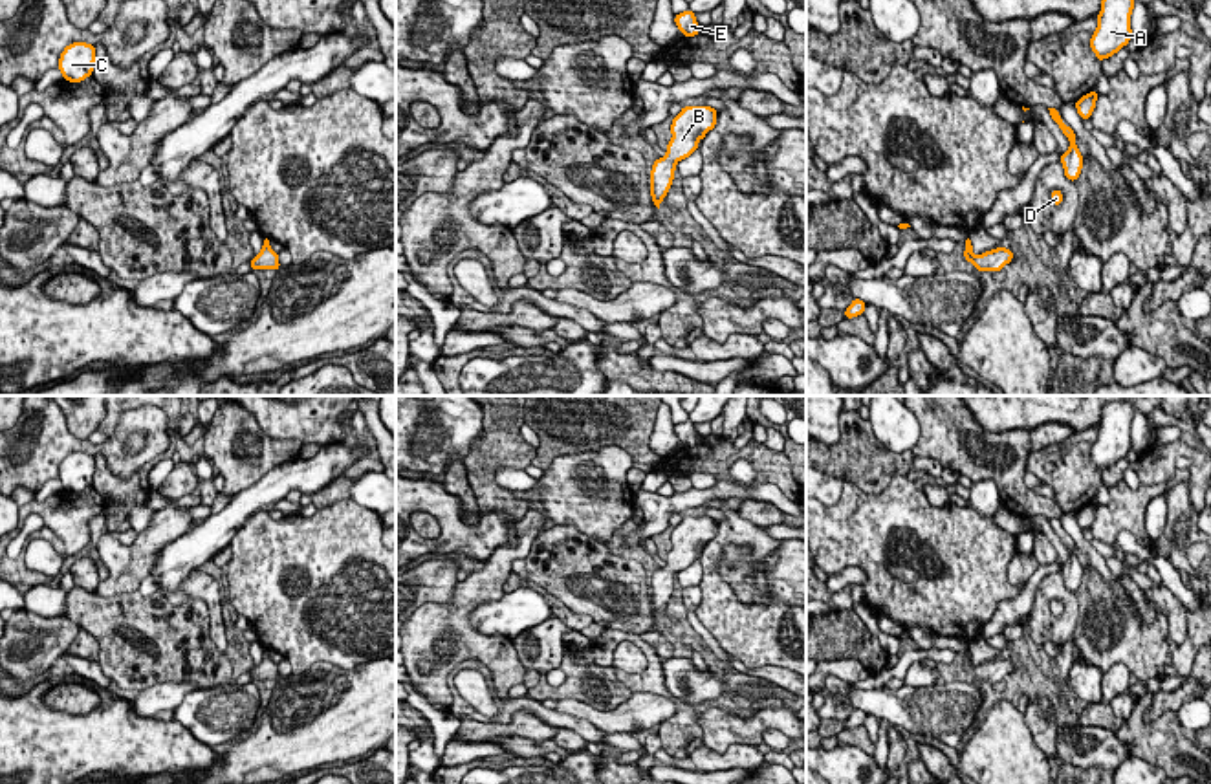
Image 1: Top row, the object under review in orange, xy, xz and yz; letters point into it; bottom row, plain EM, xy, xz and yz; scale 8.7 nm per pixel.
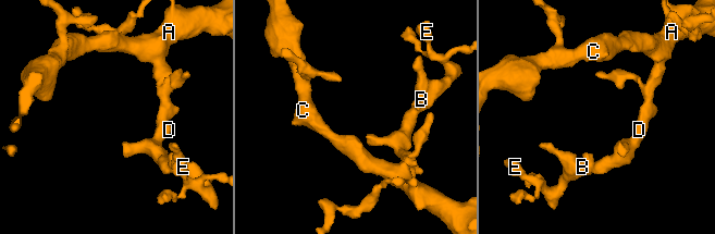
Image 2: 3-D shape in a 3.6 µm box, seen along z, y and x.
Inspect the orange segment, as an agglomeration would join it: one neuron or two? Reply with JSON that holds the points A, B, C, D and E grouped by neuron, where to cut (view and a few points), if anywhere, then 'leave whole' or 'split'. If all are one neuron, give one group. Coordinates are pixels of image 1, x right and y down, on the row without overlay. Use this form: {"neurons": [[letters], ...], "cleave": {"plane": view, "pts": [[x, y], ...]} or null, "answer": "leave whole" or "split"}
{"neurons": [["A", "B", "C", "D", "E"]], "cleave": null, "answer": "leave whole"}

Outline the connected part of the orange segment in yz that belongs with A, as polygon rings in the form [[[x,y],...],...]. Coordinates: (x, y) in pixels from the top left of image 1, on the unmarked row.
[[[1108,401],[1103,405],[1097,440],[1090,447],[1090,458],[1099,473],[1118,463],[1132,449],[1130,425],[1134,414],[1134,407],[1127,401]]]

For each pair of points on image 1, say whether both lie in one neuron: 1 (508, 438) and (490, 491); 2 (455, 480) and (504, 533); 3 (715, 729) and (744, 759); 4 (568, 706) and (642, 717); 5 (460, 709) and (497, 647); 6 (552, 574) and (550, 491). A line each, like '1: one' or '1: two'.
1: one
2: two
3: two
4: one
5: two
6: two

